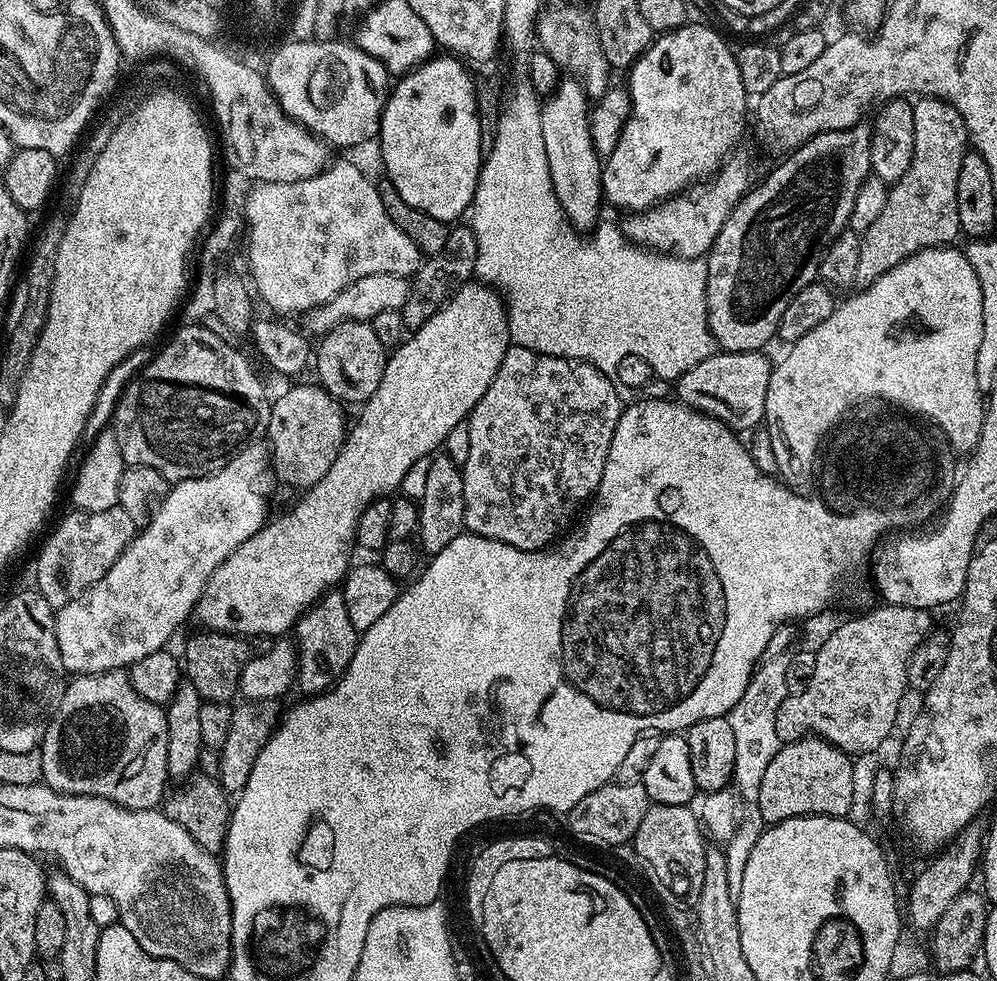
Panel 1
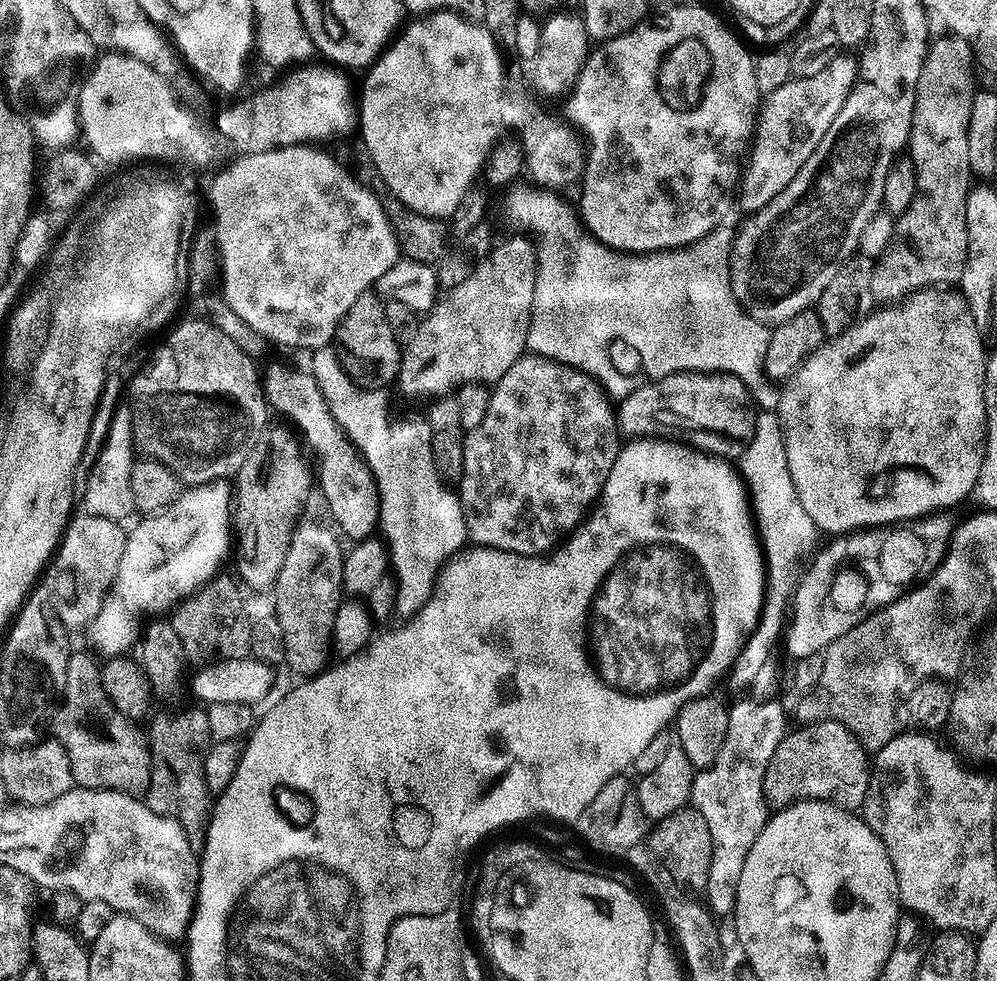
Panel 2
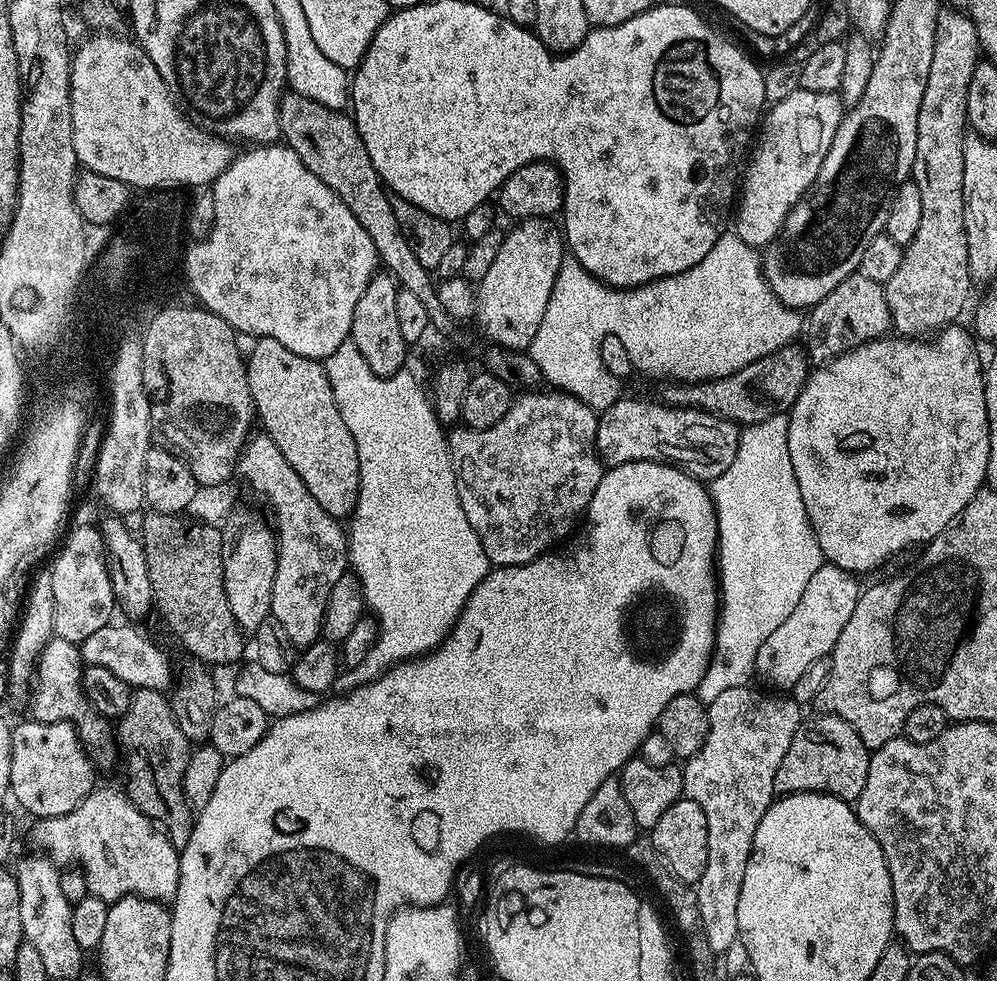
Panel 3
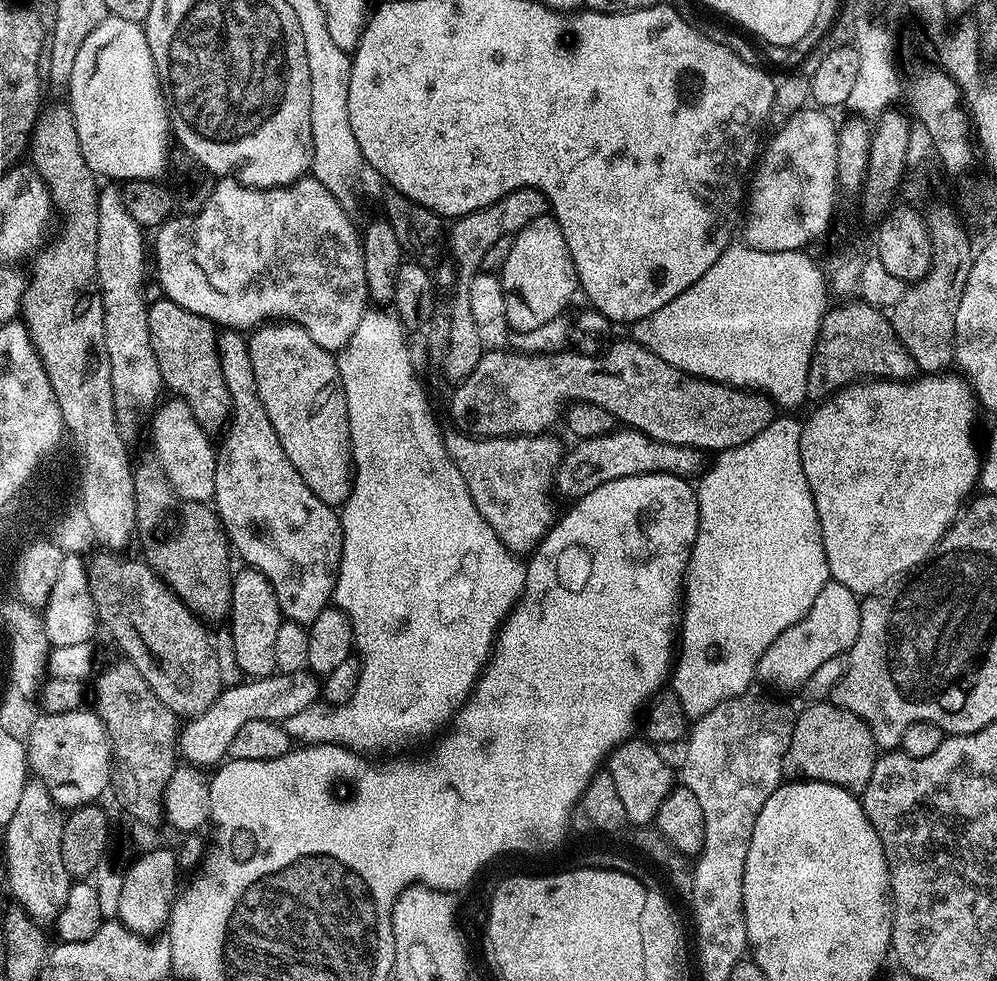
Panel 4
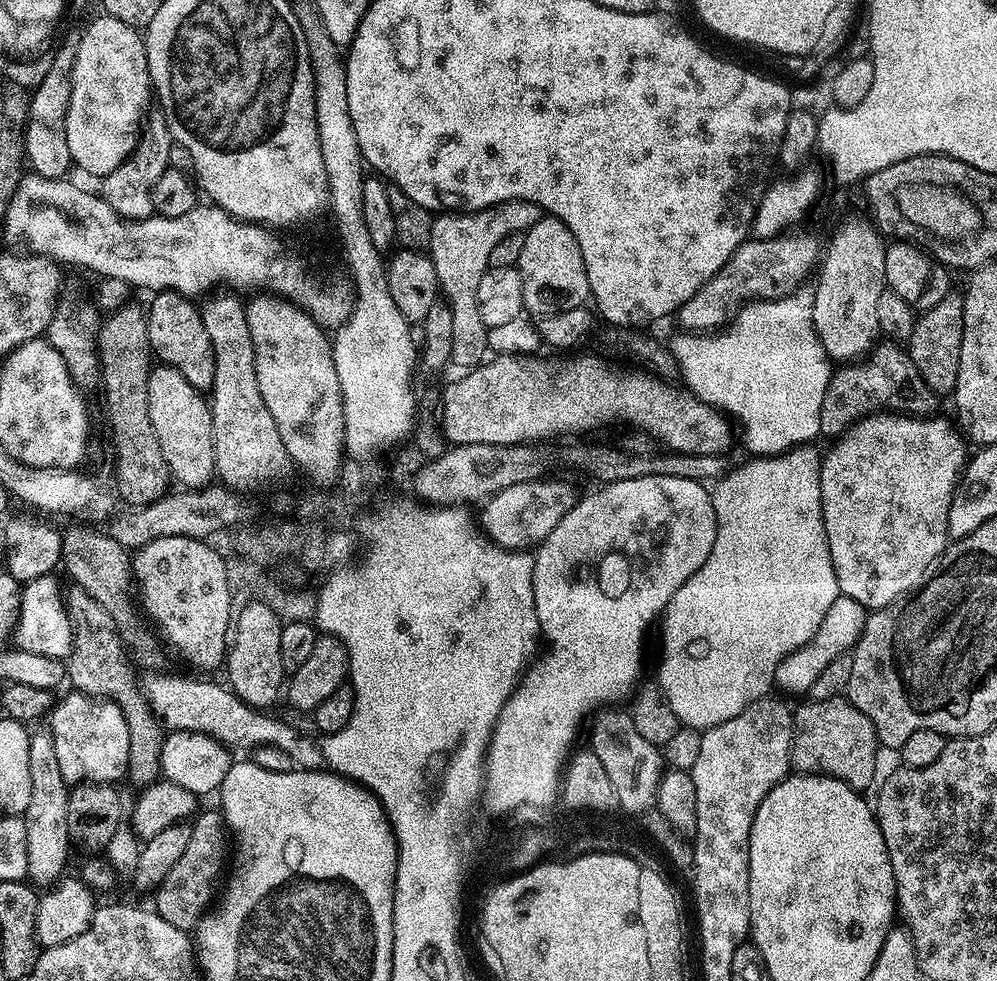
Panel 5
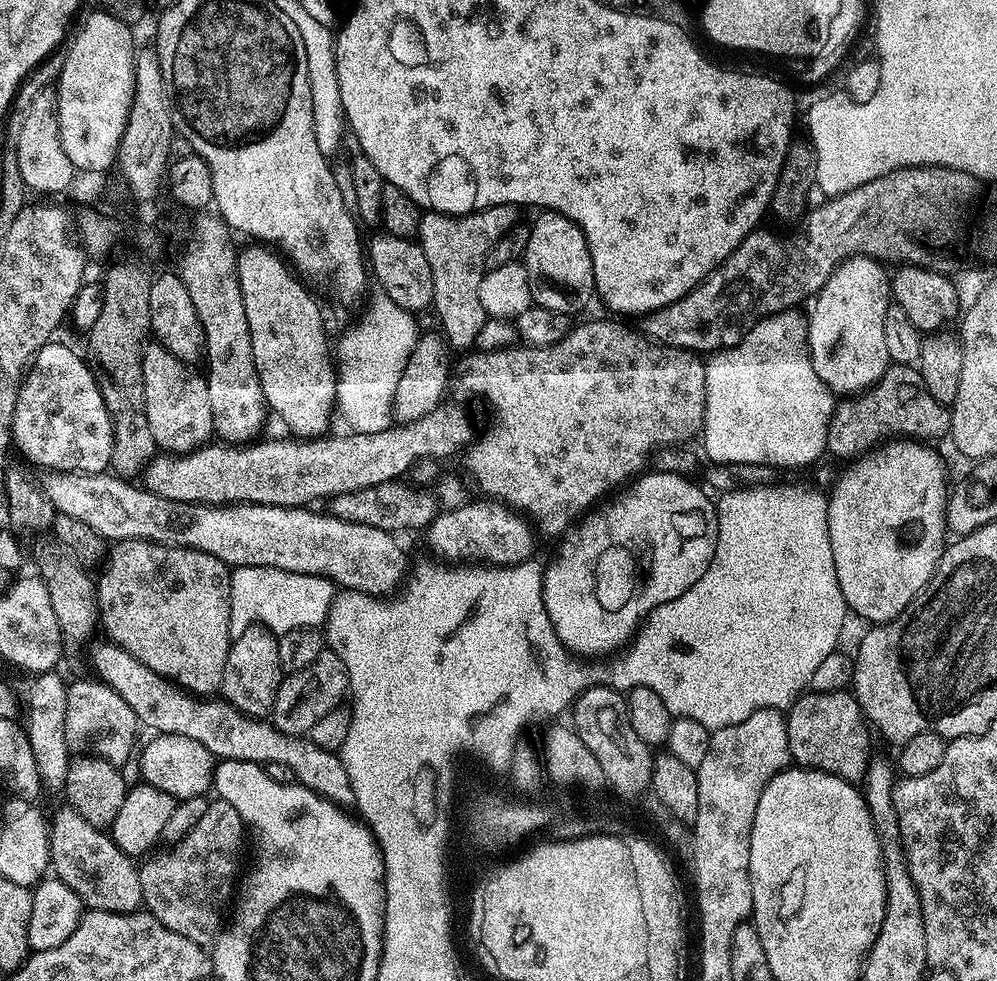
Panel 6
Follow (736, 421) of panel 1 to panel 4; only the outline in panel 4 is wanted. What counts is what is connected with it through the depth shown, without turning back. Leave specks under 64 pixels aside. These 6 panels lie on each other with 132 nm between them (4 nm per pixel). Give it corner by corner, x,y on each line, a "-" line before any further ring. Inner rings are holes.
627,426
617,427
598,437
581,439
574,444
576,445
569,452
567,449
563,453
554,481
559,495
561,492
564,496
572,496
571,498
590,494
590,490
602,486
602,482
614,482
623,476
645,476
648,472
661,472
692,478
692,475
695,477
705,467
701,449
663,444
660,440
650,438
645,432

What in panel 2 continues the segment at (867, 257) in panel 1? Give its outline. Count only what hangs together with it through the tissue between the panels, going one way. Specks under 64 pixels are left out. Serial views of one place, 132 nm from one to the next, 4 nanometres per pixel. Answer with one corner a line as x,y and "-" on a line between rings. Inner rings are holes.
943,35
929,43
922,74
918,74
912,133
907,147
916,167
916,197
906,211
895,217
896,229
888,249
872,265
870,290
877,302
899,302
925,288
955,285
962,274
962,266
966,266
966,198
974,184
966,140
971,104
978,85
972,77
974,57
971,46
961,36

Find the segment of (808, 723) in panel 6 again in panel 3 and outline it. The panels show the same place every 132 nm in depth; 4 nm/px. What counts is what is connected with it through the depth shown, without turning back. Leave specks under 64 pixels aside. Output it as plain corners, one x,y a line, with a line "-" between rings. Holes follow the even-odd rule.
831,714
817,715
817,720
801,723
794,734
794,742
790,742
790,750
786,750
786,758
782,758
782,766
778,766
778,774
774,778
777,793
794,792
827,792
829,796
837,796
840,800
854,802
862,794
862,786
866,786
866,774
870,766
870,749
864,745
862,738
842,718

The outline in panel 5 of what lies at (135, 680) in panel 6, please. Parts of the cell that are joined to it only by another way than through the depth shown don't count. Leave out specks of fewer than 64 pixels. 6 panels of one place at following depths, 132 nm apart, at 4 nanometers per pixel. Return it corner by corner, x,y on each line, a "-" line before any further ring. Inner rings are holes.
152,676
148,680
148,684
146,680
146,695
148,704
168,732
206,733
208,736
215,737
230,750
237,750
236,748
251,750
262,744
273,744
282,750
286,750
286,754
290,754
292,763
297,769
315,771
323,765
323,751
317,741
315,744
314,741
303,736
298,729
291,728
286,721
275,720
274,717
268,716
272,714
251,708
250,705
236,697
231,687
221,684
215,684
212,680
190,680
186,676

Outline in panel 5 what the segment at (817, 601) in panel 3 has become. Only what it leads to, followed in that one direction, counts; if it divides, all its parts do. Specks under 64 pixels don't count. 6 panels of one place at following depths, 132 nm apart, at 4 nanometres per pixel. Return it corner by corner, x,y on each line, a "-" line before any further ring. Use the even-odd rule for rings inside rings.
841,594
834,606
826,610
826,618
822,618
822,626
818,626
812,640
780,659
776,667
775,687
780,687
792,696
803,697
807,694
810,686
814,686
814,681
822,674
822,670
826,670
826,666
830,666
830,662
834,662
834,658
851,653
855,648
867,617
868,612
861,604
854,602
854,598

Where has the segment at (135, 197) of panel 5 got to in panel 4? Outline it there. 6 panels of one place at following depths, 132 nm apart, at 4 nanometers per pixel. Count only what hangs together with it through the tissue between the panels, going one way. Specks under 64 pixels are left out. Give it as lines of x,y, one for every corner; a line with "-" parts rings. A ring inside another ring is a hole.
116,186
100,188
98,198
98,250
96,279
104,307
106,354
110,358
110,382
117,417
132,420
139,412
148,412
161,403
164,379
158,370
158,358
150,346
148,305
145,299
144,236
145,229
130,218

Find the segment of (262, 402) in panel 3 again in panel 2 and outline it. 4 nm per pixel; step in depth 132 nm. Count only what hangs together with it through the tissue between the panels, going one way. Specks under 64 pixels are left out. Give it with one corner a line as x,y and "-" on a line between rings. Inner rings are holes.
272,364
268,369
266,367
263,369
262,383
271,411
289,416
293,420
291,423
302,434
304,431
308,438
307,447
309,449
312,447
320,459
318,492
324,495
324,500
328,503
328,512
333,520
331,523
341,533
344,531
349,536
349,541
369,539
380,527
380,495
376,480
372,477
363,455
356,451
352,441
345,436
344,430
339,428
332,415
328,413
328,407
314,378
307,371
295,372
292,368

